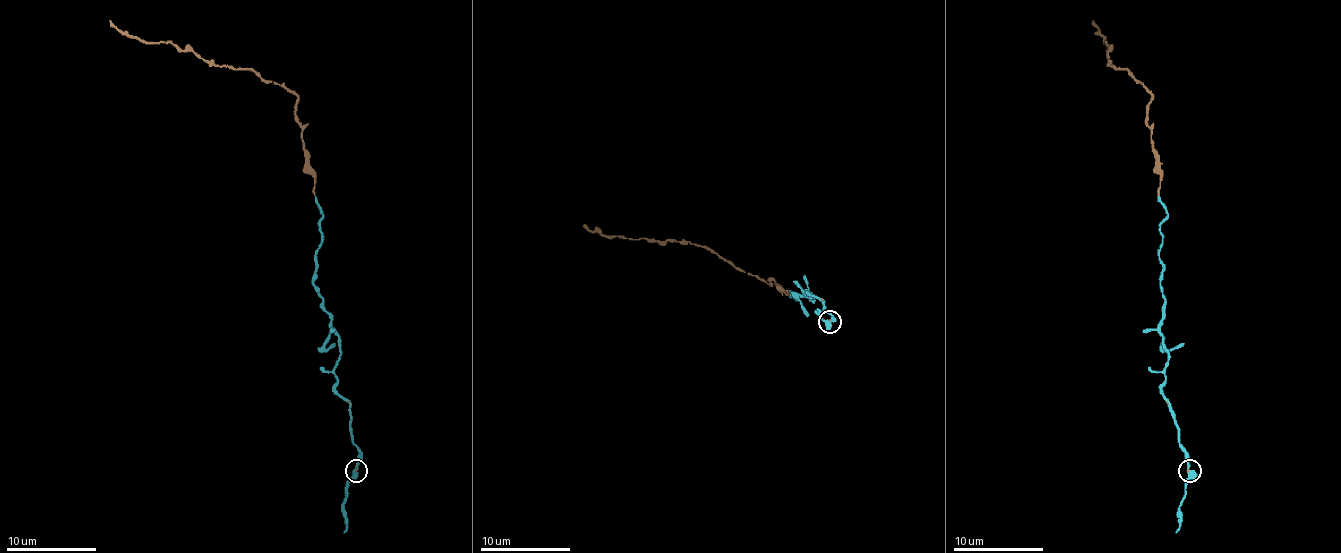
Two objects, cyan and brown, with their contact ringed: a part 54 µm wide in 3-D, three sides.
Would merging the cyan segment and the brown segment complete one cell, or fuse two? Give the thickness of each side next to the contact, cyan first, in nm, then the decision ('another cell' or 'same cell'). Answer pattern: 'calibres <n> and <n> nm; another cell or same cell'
calibres 400 and 50 nm; same cell

